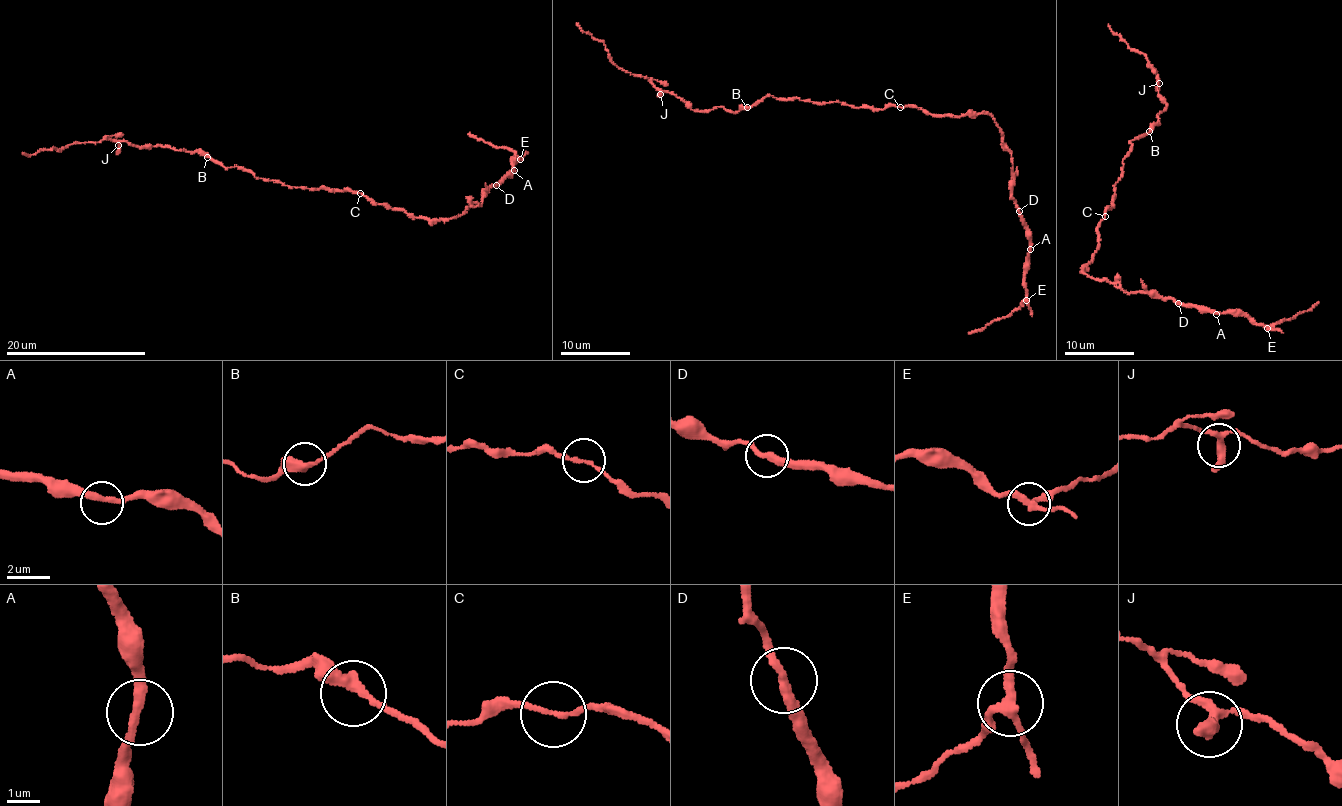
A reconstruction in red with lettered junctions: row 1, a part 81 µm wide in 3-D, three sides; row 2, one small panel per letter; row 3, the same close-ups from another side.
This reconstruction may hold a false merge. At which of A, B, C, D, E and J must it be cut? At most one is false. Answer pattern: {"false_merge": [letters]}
{"false_merge": ["E"]}

